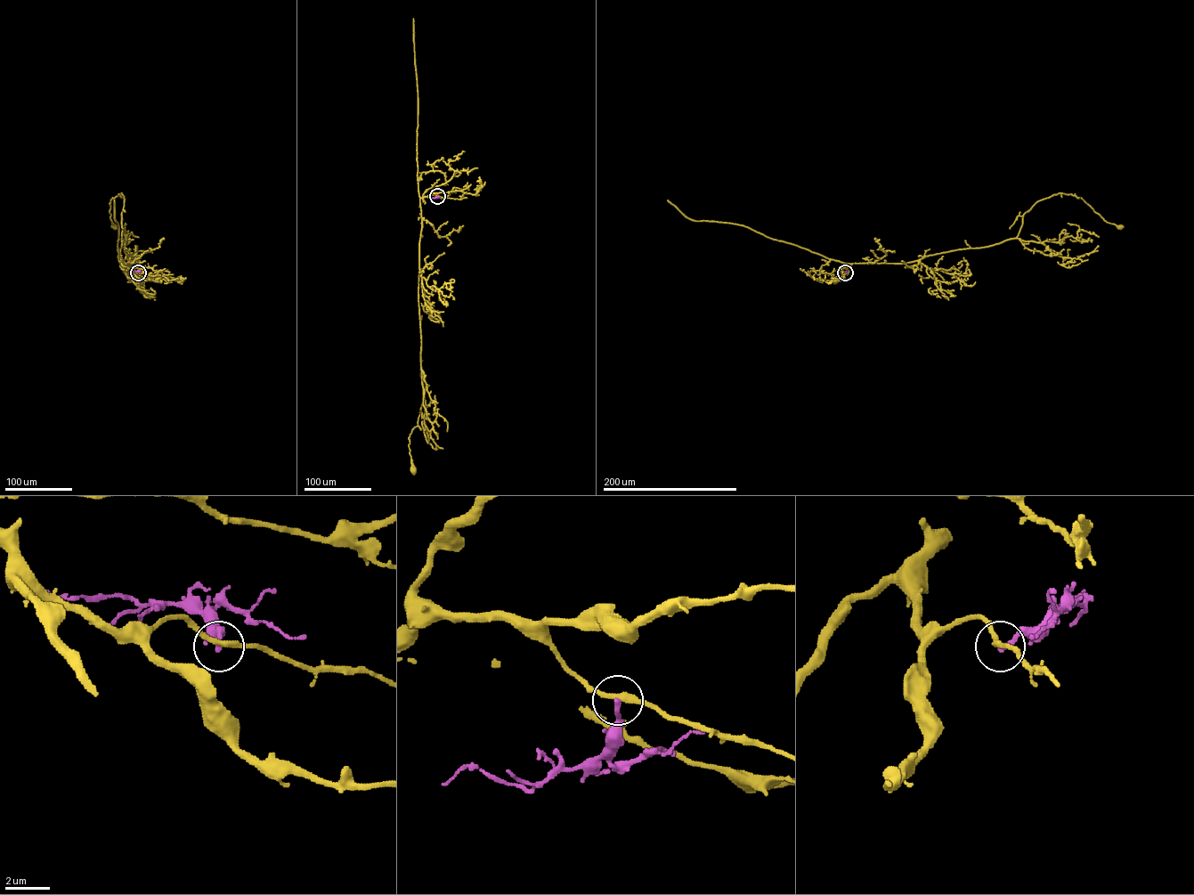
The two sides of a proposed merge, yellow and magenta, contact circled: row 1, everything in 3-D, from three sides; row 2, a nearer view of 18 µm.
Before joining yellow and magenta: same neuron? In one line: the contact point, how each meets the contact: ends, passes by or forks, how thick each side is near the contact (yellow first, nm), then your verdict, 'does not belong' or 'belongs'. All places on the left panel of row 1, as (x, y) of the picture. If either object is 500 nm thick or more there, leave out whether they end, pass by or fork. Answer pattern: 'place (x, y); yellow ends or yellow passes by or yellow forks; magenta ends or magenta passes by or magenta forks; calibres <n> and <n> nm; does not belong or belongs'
place (138, 272); yellow passes by; magenta ends; calibres 280 and 240 nm; does not belong

